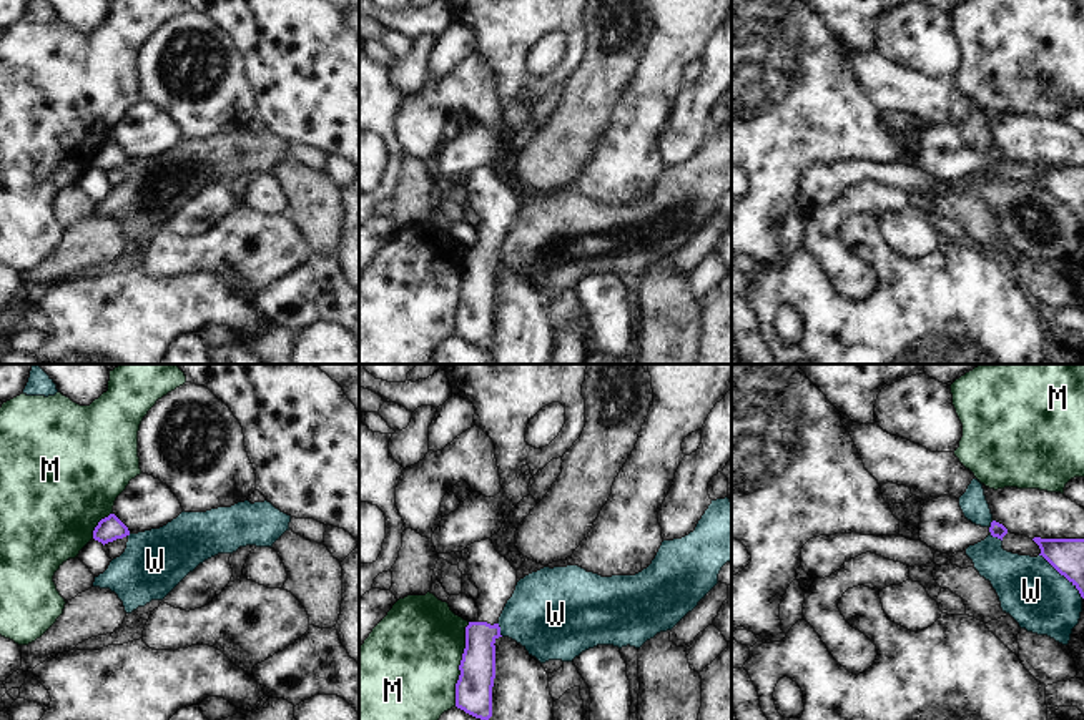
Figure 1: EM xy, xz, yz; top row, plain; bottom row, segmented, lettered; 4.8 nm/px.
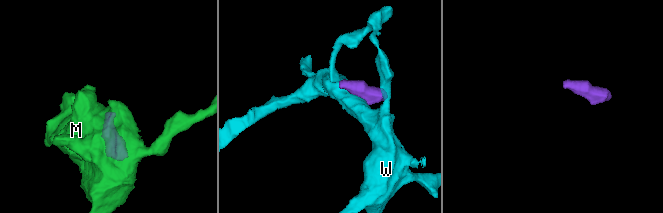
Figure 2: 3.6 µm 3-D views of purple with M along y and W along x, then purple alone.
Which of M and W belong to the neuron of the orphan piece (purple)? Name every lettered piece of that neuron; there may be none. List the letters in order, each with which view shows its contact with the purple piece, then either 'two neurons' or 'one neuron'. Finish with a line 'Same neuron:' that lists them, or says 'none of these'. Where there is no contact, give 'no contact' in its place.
M: xz | two neurons
W: yz | two neurons
Same neuron: none of these

